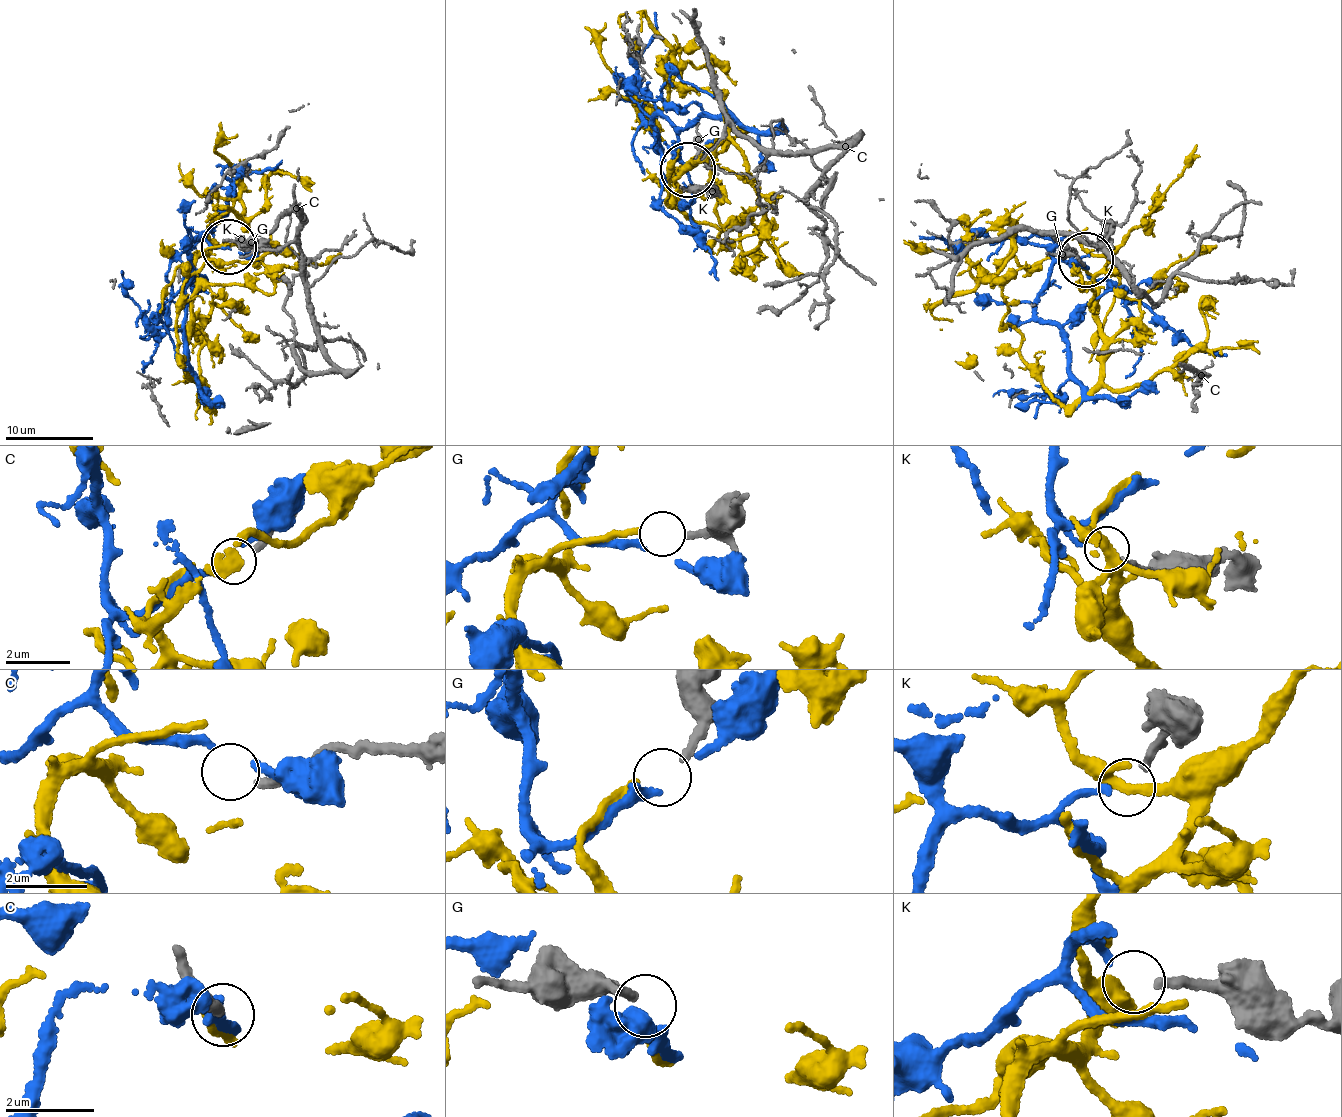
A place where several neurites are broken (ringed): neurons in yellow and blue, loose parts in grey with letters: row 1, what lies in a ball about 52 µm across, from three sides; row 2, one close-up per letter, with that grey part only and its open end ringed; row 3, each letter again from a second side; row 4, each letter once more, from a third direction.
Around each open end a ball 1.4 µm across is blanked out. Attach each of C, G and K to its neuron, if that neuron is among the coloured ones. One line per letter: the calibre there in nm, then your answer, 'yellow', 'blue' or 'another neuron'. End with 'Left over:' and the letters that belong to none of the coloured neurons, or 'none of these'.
C: 220 nm | another neuron
G: 190 nm | yellow
K: 220 nm | blue
Left over: C

